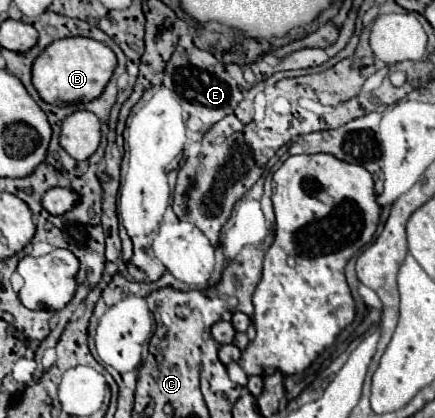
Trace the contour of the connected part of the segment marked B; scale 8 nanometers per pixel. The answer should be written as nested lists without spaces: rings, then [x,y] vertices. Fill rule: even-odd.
[[[68,37],[48,45],[44,53],[34,61],[32,83],[40,93],[40,97],[50,105],[86,103],[102,95],[114,69],[116,69],[116,55],[110,47],[88,37]]]

